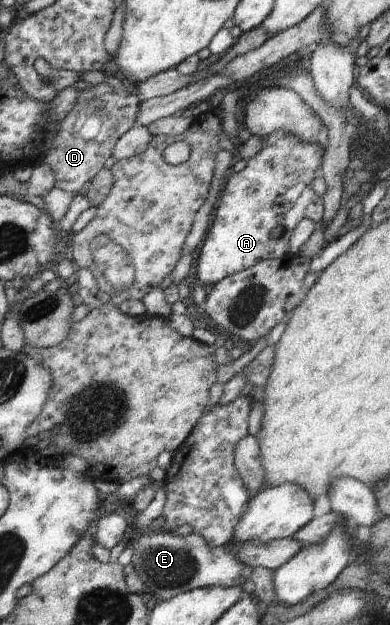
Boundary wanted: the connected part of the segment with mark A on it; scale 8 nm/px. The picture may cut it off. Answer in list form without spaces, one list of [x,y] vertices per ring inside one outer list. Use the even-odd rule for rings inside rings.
[[[282,129],[259,138],[262,141],[260,150],[248,158],[240,172],[227,180],[214,222],[200,249],[196,275],[209,288],[259,262],[270,260],[277,264],[283,261],[289,257],[293,229],[305,218],[312,219],[316,225],[324,219],[324,198],[313,191],[311,183],[321,175],[326,145],[302,140]],[[277,225],[283,225],[286,232],[273,240],[271,231]]]

